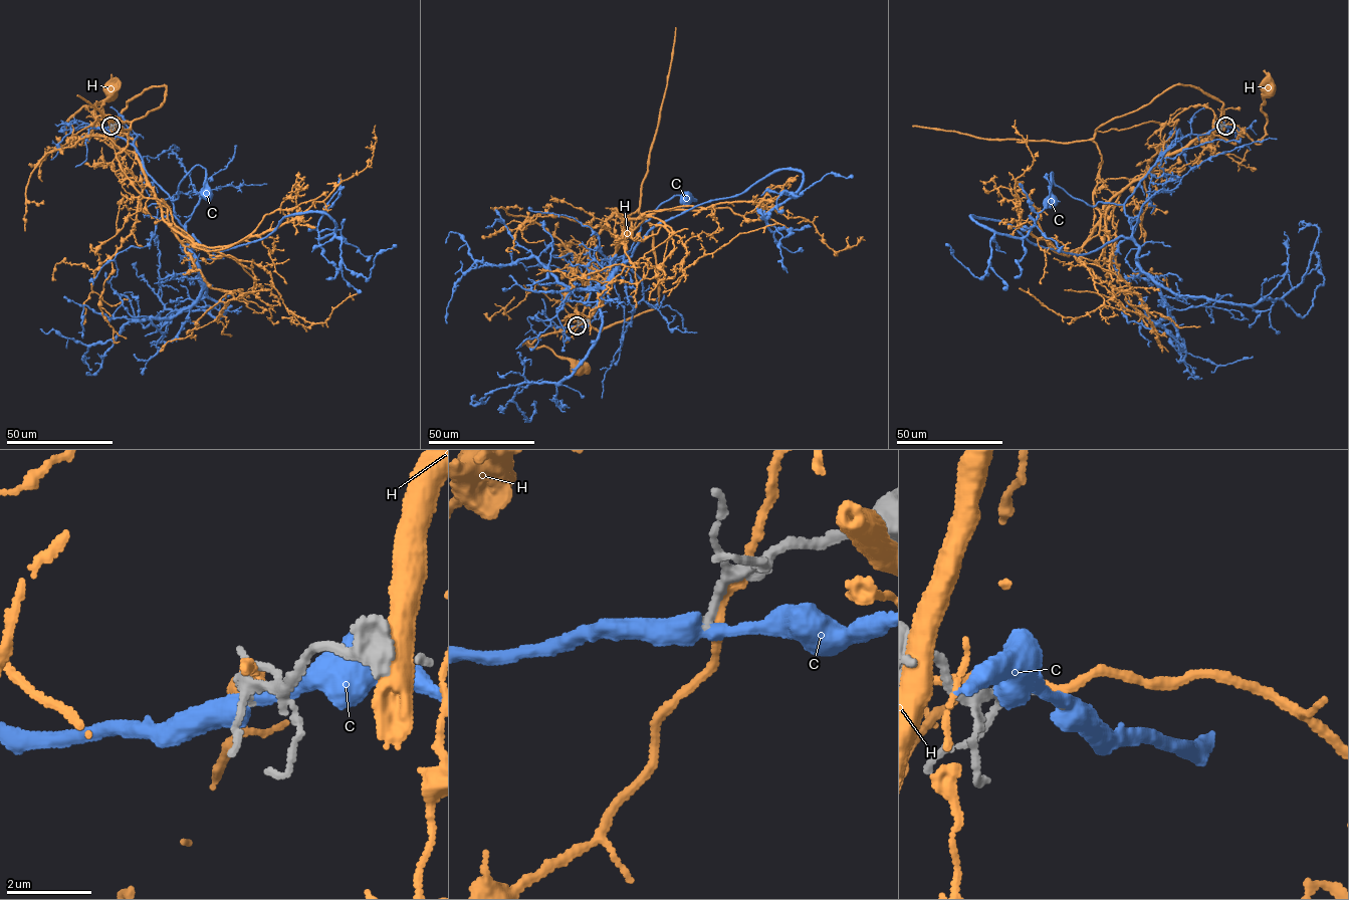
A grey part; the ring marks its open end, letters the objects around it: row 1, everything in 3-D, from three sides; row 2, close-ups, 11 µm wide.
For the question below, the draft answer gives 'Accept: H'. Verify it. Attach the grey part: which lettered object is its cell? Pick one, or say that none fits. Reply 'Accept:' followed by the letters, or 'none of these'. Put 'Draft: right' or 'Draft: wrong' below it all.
Accept: none of these
Draft: wrong

